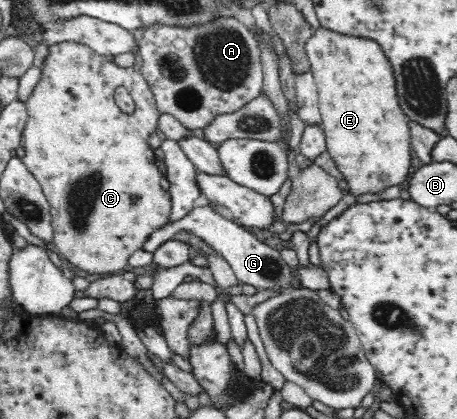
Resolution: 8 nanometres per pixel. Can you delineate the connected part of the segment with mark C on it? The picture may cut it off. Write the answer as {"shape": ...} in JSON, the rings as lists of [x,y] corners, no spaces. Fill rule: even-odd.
{"shape":[[[70,42],[57,44],[57,46],[51,46],[49,58],[47,58],[45,68],[43,68],[43,78],[41,78],[41,82],[37,84],[37,89],[35,89],[33,94],[25,101],[25,104],[28,110],[28,117],[25,121],[21,136],[21,145],[25,148],[25,156],[23,156],[22,161],[25,168],[37,181],[47,202],[50,204],[53,228],[55,231],[55,250],[57,250],[66,262],[87,272],[111,273],[123,268],[128,264],[127,260],[129,256],[131,256],[135,250],[142,248],[151,234],[155,234],[155,232],[161,230],[165,224],[169,224],[169,218],[171,218],[171,212],[173,210],[173,195],[171,195],[169,189],[165,190],[159,183],[162,175],[157,168],[158,160],[155,158],[154,149],[151,148],[148,141],[149,134],[157,128],[156,123],[159,114],[148,82],[144,79],[140,71],[133,69],[133,67],[123,68],[113,63],[113,60],[110,58],[99,56],[88,46],[71,44]],[[117,88],[123,88],[123,90],[127,90],[127,92],[131,94],[131,98],[133,98],[135,102],[135,113],[127,115],[119,110],[119,107],[117,107],[113,99],[113,94],[115,94]]]}

